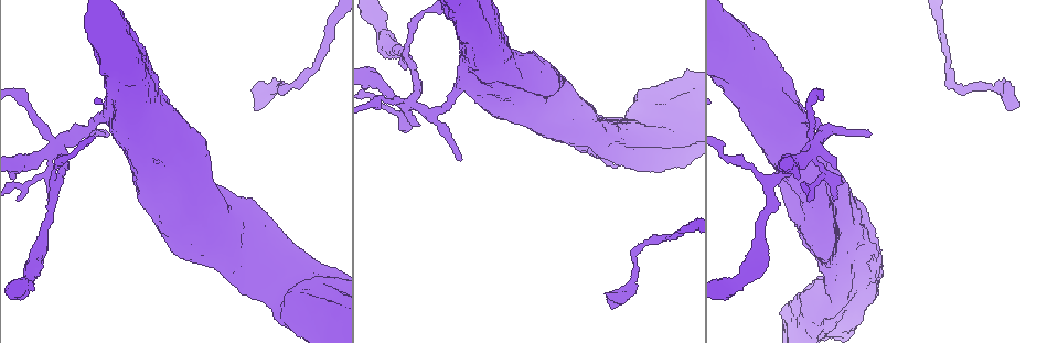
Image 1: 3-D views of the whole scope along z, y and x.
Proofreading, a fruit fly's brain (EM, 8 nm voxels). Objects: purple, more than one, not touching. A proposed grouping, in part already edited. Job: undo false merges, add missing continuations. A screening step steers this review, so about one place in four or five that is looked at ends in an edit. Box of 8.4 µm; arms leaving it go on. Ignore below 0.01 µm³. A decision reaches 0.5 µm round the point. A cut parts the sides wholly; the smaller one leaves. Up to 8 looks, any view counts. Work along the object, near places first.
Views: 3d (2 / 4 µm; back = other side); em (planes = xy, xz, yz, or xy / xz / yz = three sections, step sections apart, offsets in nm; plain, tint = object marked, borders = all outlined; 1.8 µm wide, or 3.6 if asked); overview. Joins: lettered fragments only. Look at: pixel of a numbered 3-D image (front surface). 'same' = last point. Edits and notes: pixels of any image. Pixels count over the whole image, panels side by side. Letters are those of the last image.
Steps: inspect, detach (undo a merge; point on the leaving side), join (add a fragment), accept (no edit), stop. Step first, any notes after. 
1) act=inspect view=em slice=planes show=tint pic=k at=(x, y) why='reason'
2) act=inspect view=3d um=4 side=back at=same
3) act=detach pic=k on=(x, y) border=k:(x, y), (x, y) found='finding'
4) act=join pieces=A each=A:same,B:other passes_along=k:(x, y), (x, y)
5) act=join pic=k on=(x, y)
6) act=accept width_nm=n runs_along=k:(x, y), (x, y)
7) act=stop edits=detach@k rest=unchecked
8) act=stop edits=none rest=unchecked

act=inspect view=em slice=planes show=borders pic=1 at=(412, 102) why='arms part here'

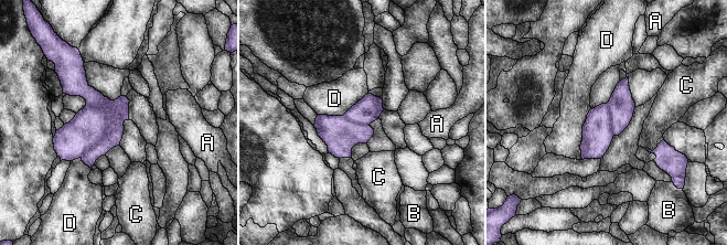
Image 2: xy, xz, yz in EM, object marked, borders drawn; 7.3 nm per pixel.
act=detach pic=2 on=(114, 134) each=A:other,B:other,C:other,D:other border=2:(109, 99), (105, 134), (79, 157) found='a second neuron is stuck on'

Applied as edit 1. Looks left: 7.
act=inspect view=overview

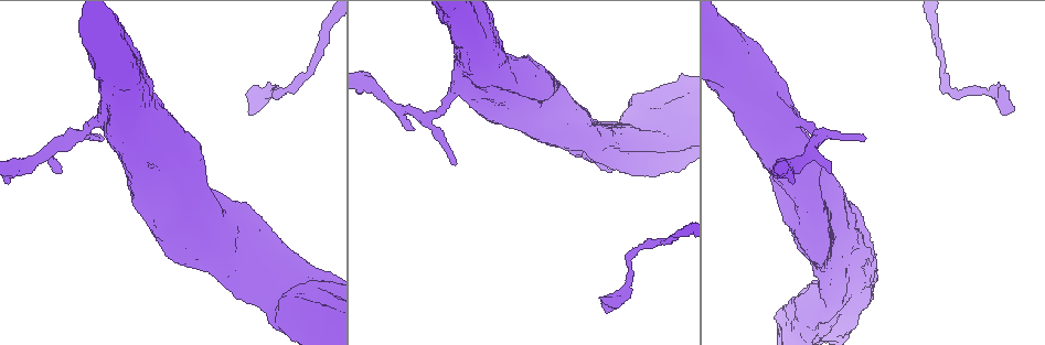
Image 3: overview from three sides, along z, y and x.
act=inspect view=3d um=2 side=back pic=3 at=(628, 267) why='thick turns thin'

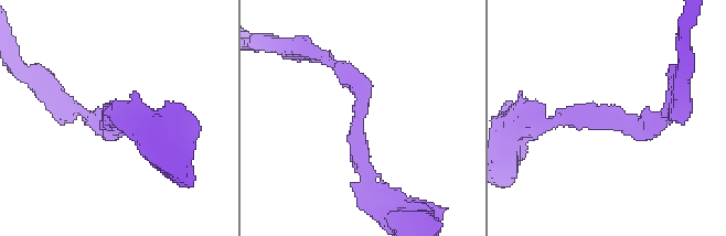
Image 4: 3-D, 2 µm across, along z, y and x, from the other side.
act=inspect view=em slice=planes show=tint pic=4 at=(612, 118) arm_widths_nm=160,260 why='need the tissue'

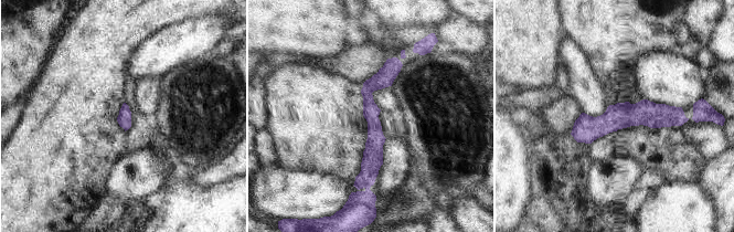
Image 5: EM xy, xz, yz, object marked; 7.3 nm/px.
act=inspect view=em slice=planes show=borders at=same why='see the neighbours'

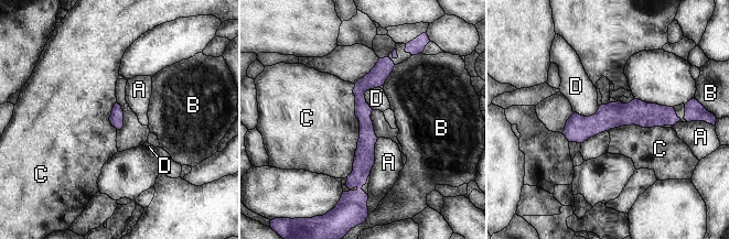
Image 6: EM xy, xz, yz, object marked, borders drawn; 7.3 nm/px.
act=accept each=A:other,B:other,C:other,D:other found='continuous, no second neuron'

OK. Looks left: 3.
act=stop edits=detach@2 rest=unchecked

